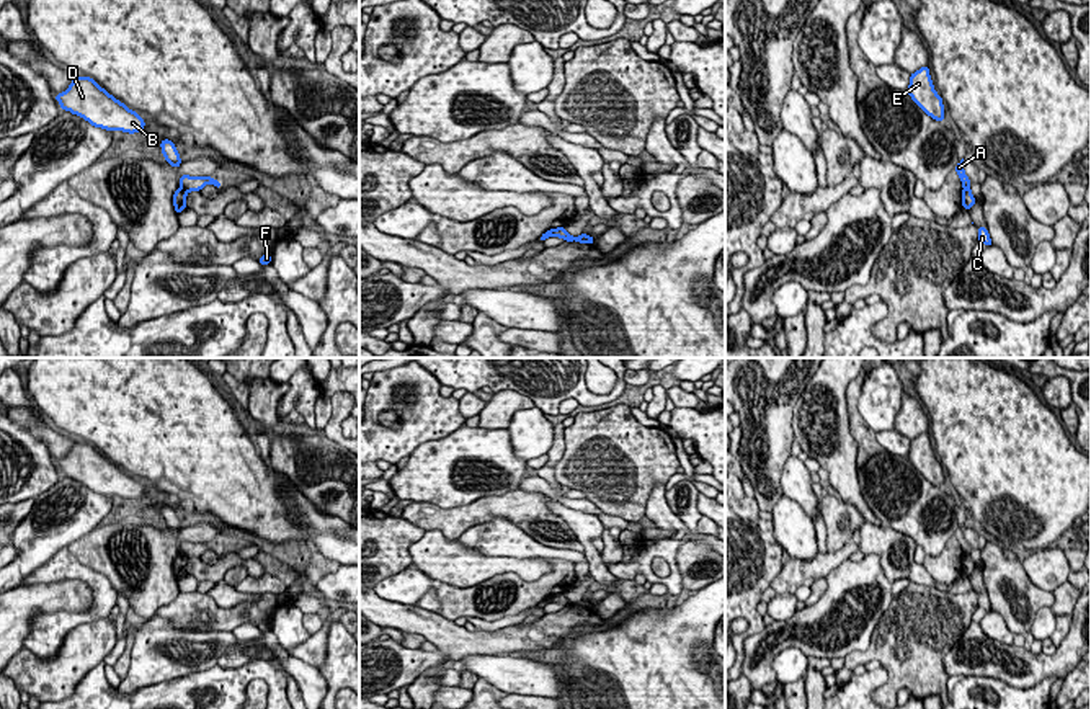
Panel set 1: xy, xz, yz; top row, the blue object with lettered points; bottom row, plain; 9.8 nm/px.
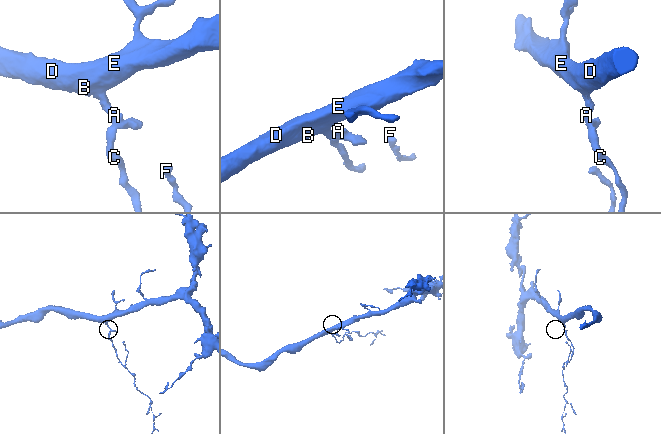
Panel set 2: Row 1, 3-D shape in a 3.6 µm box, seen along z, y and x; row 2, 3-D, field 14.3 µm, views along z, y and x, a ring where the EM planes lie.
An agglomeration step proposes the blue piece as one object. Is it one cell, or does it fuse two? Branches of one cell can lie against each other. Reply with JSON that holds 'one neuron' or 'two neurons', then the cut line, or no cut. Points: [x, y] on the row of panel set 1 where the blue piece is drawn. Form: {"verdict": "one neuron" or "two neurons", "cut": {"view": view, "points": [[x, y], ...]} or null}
{"verdict": "two neurons", "cut": {"view": "xy", "points": [[182, 187], [187, 191]]}}

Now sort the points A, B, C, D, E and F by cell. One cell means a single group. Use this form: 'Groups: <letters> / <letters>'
Groups: A B D E / C F

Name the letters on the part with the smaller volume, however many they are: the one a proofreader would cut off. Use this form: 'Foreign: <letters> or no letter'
Foreign: C, F

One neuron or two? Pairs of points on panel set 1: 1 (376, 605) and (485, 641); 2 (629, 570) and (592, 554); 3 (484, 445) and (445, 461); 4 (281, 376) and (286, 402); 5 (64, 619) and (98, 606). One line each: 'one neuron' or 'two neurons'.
1: one neuron
2: two neurons
3: one neuron
4: two neurons
5: one neuron

